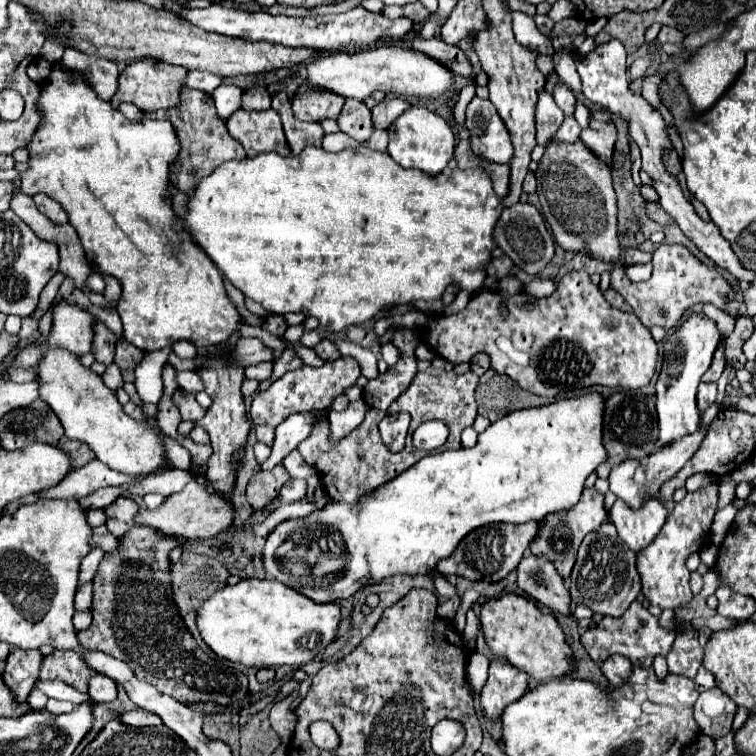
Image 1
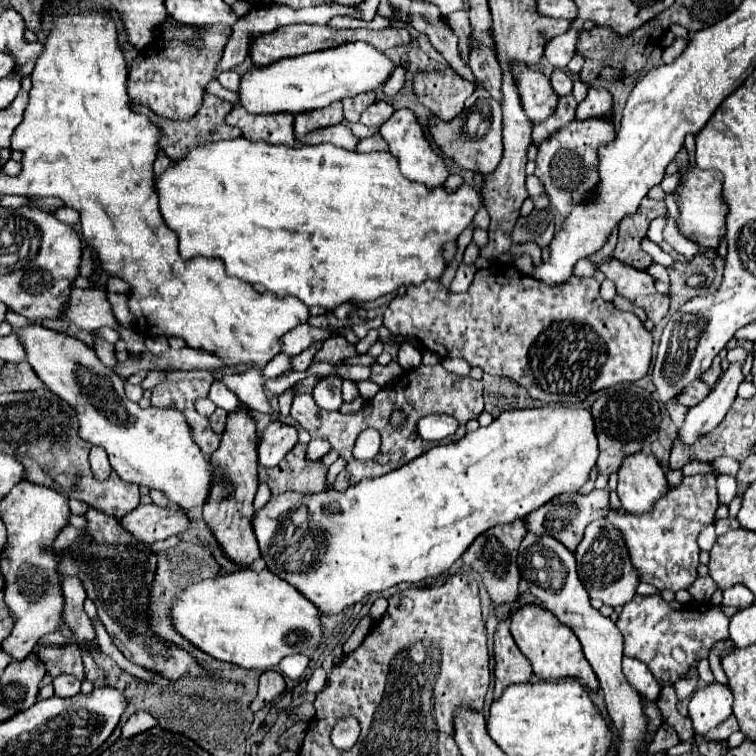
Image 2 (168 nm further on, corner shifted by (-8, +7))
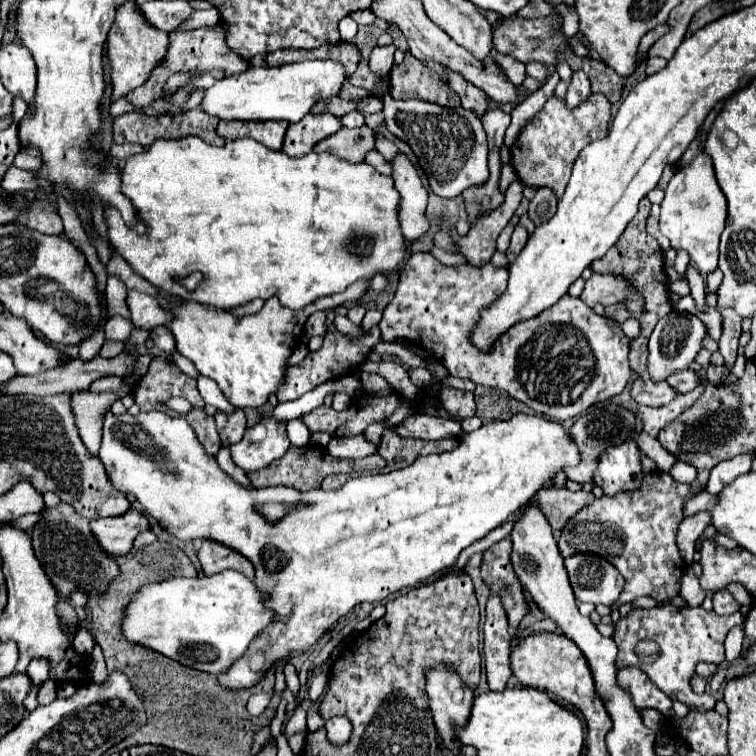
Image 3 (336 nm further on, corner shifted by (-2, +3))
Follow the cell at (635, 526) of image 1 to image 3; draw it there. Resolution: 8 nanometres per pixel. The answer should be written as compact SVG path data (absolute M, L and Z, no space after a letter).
M627 441L619 447L611 447L611 451L599 459L593 481L605 491L605 495L637 491L643 483L641 449L637 443Z

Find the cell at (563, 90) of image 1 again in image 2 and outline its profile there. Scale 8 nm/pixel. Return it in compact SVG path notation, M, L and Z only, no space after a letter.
M555 69L555 71L551 73L549 81L551 81L553 91L555 91L557 95L569 95L569 93L571 93L571 89L573 89L571 75L569 75L569 73L565 73L565 71L561 71L561 69Z

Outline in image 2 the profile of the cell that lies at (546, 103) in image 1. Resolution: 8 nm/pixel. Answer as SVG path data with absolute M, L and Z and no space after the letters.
M513 63L513 75L517 75L517 91L521 91L525 115L533 121L545 121L551 117L559 97L553 93L549 79L537 67L525 63Z

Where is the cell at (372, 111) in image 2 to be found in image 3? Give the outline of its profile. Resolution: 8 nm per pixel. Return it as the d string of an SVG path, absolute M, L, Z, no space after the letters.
M351 111L351 113L347 113L347 115L341 119L341 123L343 123L345 127L363 127L363 125L365 125L365 117L363 117L361 111Z

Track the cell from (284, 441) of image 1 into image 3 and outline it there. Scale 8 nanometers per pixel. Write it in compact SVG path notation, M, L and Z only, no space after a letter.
M263 419L255 427L247 429L239 443L231 445L231 457L235 465L249 473L281 459L289 447L291 443L285 433L285 421Z

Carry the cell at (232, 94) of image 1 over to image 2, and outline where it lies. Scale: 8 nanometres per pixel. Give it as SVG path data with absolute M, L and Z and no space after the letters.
M232 70L222 73L217 79L221 85L233 90L238 89L241 82L241 76Z

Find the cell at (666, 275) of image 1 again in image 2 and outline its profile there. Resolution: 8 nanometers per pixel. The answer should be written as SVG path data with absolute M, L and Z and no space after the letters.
M617 259L603 261L599 269L615 283L617 295L629 299L637 307L643 307L653 323L659 323L665 317L669 309L669 297L657 293L655 281L649 273L637 271L635 267L619 263Z

